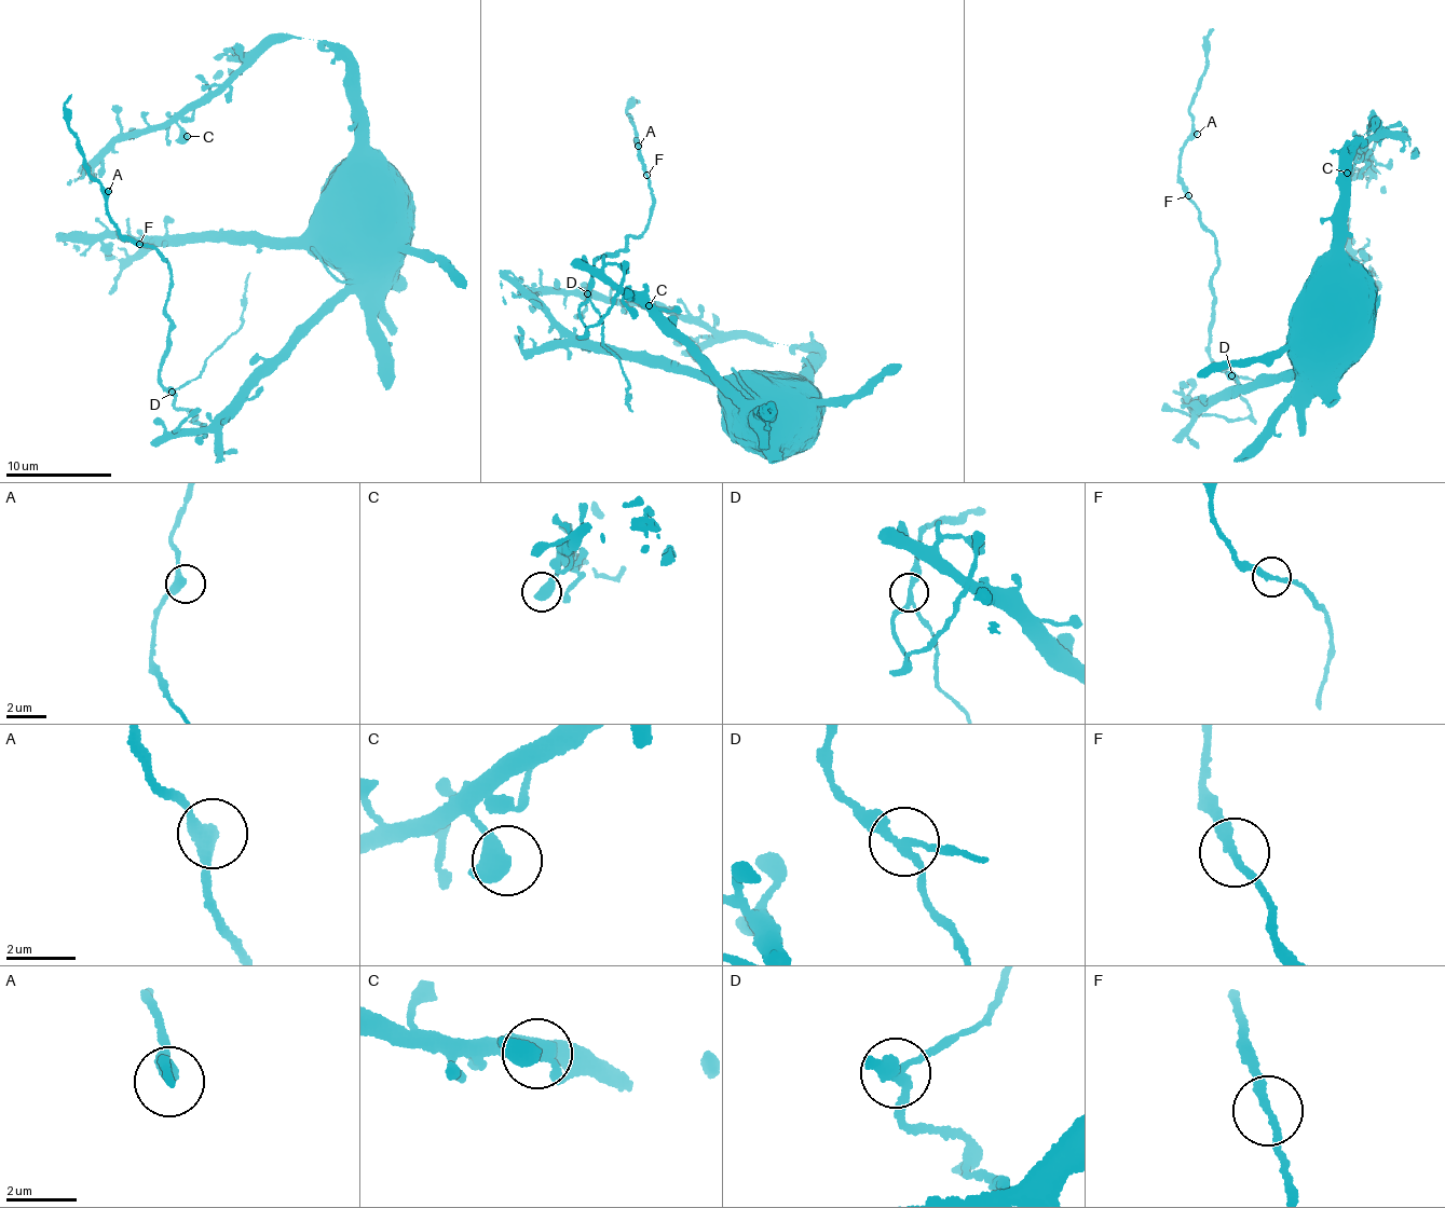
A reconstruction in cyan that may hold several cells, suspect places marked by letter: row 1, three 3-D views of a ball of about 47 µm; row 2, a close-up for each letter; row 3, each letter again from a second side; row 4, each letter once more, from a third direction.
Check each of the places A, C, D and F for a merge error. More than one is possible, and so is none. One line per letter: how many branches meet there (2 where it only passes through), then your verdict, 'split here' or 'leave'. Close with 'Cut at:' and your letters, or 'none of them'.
A: 2 branches meet; leave
C: 1 branches meet; leave
D: 3 branches meet; split here
F: 2 branches meet; leave
Cut at: D

